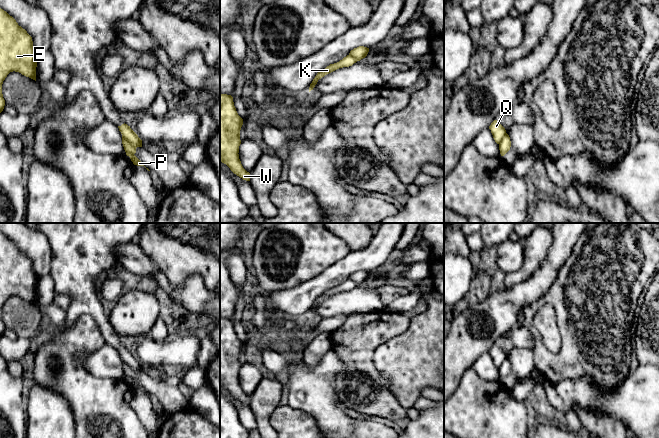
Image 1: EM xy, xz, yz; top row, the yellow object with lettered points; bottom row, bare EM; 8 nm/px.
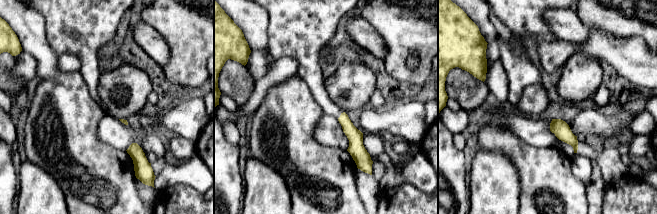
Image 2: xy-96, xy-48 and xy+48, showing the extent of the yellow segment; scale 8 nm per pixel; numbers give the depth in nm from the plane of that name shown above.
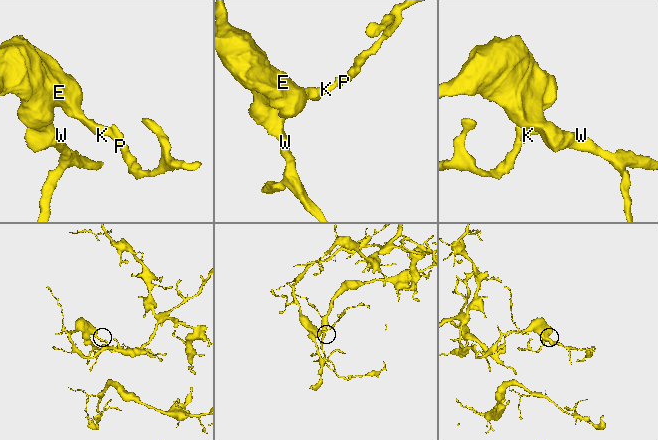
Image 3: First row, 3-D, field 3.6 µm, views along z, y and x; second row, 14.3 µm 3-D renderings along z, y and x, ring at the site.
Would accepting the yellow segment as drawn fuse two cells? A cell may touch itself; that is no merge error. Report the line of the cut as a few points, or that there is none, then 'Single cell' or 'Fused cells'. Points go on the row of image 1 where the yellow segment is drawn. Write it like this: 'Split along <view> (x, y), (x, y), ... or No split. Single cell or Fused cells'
Split along xy (122, 135), (135, 149). Fused cells

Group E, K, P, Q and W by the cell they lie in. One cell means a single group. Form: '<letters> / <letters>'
E K W / P Q

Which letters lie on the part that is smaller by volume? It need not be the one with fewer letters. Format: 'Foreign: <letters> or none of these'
Foreign: P, Q

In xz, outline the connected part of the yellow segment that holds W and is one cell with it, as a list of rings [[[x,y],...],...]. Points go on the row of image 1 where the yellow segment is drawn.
[[[220,94],[220,162],[243,180],[250,181],[250,173],[243,168],[238,154],[242,125],[243,119],[236,111],[233,97]]]

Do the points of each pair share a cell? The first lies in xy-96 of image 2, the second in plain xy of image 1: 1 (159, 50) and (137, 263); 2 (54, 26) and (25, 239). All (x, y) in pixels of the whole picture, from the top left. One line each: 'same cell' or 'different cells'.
1: same cell
2: different cells

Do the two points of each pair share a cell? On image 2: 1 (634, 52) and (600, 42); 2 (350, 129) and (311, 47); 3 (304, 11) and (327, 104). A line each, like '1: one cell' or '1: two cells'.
1: one cell
2: one cell
3: one cell

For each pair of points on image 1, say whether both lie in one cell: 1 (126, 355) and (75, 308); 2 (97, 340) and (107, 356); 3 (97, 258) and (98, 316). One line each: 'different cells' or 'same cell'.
1: same cell
2: different cells
3: same cell

